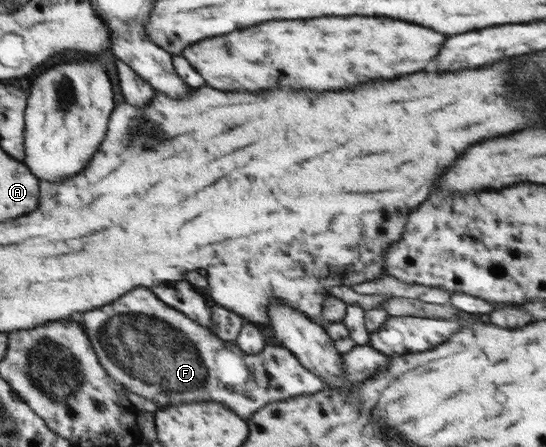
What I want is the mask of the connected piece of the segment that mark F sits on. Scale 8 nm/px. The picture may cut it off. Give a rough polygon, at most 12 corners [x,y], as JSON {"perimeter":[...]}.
{"perimeter":[[150,288],[77,314],[107,373],[159,406],[250,420],[329,388],[281,344],[243,350]]}

